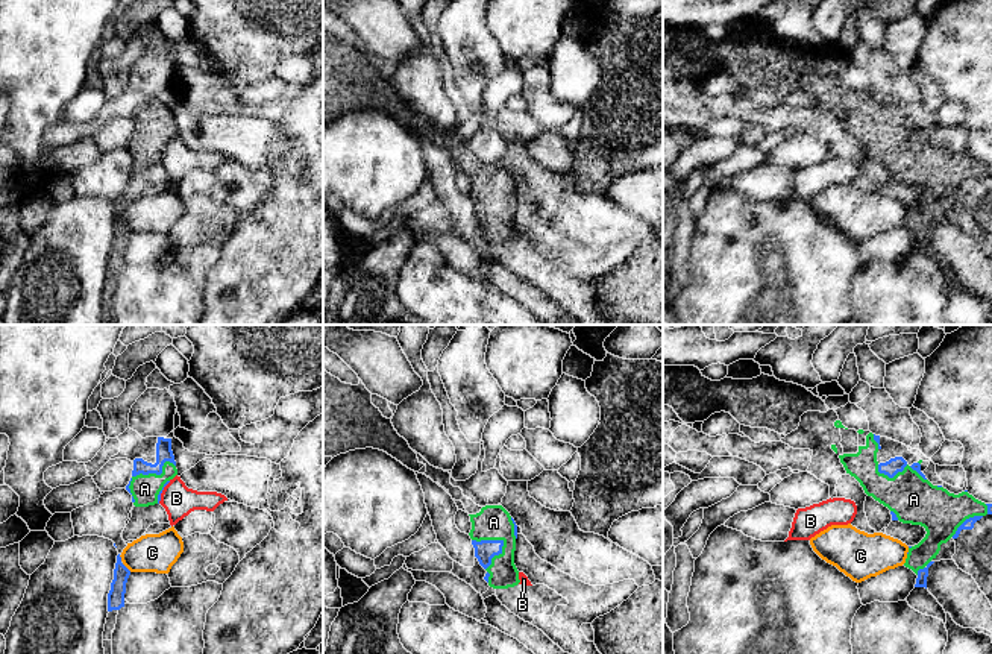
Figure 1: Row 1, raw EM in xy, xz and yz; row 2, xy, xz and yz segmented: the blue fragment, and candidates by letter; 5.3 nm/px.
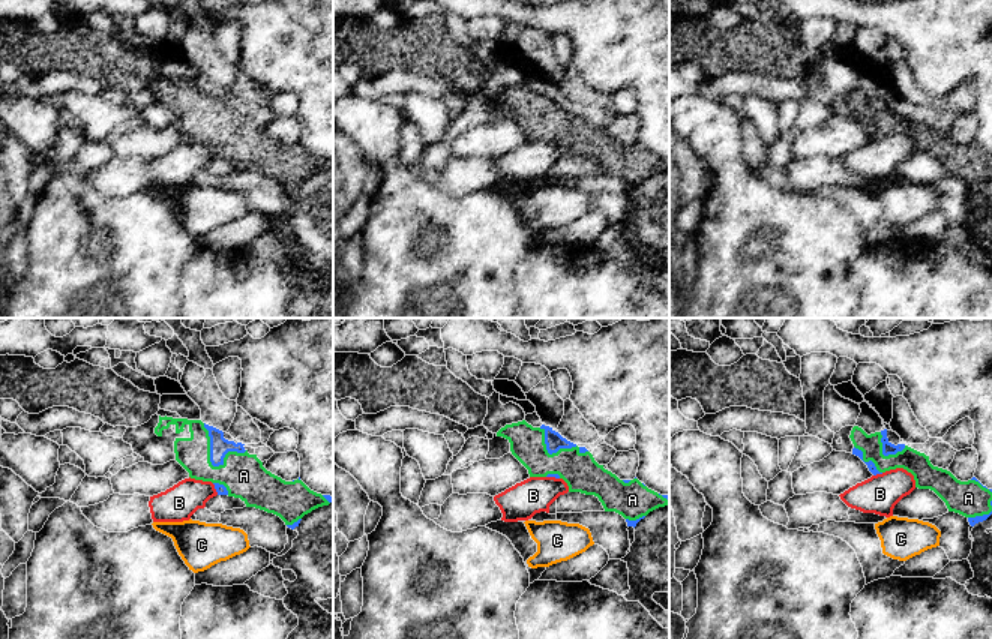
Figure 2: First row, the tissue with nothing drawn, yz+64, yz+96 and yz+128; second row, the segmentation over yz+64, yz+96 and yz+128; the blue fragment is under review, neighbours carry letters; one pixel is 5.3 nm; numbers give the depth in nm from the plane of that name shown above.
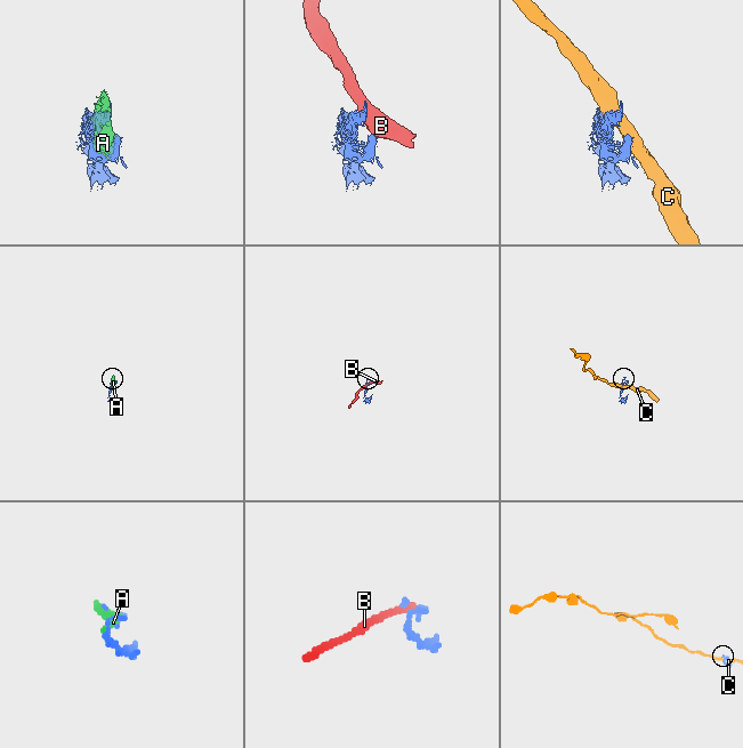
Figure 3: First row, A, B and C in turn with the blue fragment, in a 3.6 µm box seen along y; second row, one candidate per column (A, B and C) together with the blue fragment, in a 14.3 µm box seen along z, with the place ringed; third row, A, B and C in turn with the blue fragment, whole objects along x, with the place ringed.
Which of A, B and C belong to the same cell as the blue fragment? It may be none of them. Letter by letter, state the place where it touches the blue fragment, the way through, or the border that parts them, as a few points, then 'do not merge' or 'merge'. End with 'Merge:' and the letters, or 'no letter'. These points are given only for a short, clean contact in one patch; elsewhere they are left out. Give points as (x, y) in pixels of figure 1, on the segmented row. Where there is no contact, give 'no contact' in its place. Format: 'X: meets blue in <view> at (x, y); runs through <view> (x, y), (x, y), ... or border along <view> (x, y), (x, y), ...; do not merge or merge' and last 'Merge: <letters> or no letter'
A: meets blue in xz at (501, 548); merge
B: meets blue in xy at (161, 492); do not merge
C: meets blue in xy at (125, 566); border along xy (122, 563), (131, 571); do not merge
Merge: A

